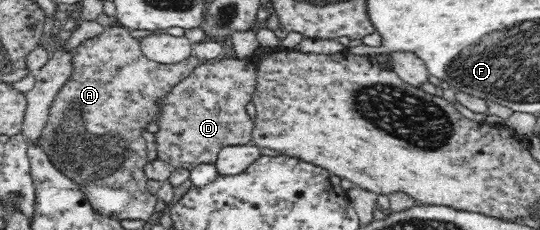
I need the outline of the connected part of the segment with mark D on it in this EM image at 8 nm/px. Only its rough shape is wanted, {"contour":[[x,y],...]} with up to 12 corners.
{"contour":[[198,64],[158,99],[157,158],[191,170],[250,144],[256,64]]}

